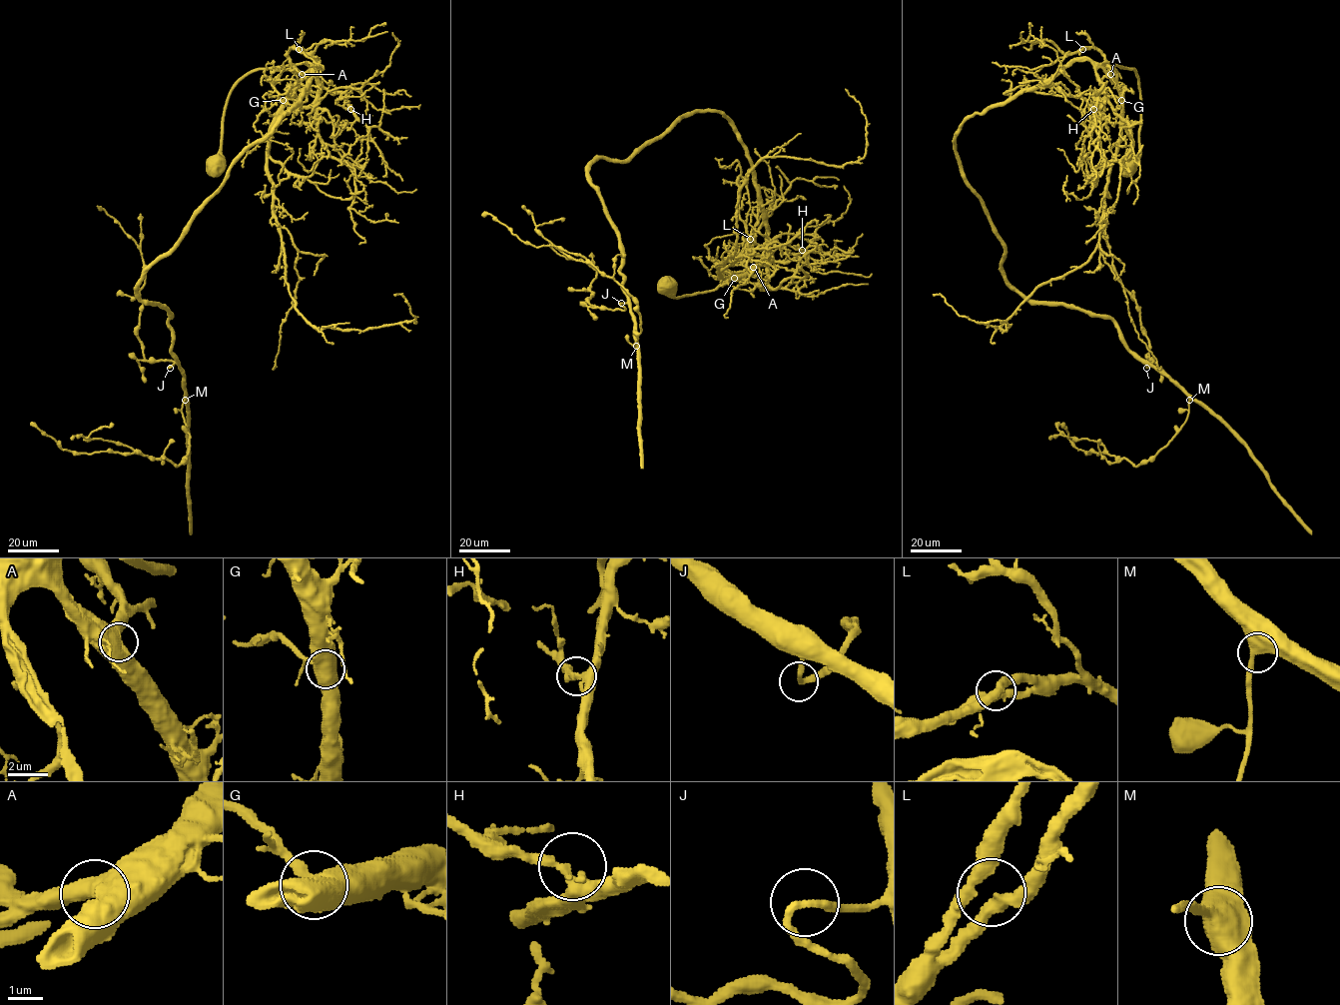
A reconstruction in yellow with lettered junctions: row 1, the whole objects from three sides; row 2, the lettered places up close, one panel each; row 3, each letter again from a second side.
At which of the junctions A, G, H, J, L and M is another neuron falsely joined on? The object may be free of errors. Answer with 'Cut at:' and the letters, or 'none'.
Cut at: none

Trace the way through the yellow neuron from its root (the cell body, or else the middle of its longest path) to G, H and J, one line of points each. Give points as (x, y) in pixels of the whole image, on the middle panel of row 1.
G: (663, 286), (674, 297), (714, 290), (727, 280), (751, 270), (762, 259), (750, 272), (734, 278)
H: (663, 286), (674, 297), (714, 290), (727, 280), (751, 270), (766, 253), (774, 261), (789, 263), (802, 250)
J: (663, 286), (714, 290), (766, 253), (752, 164), (719, 111), (590, 165), (622, 252), (621, 303)

